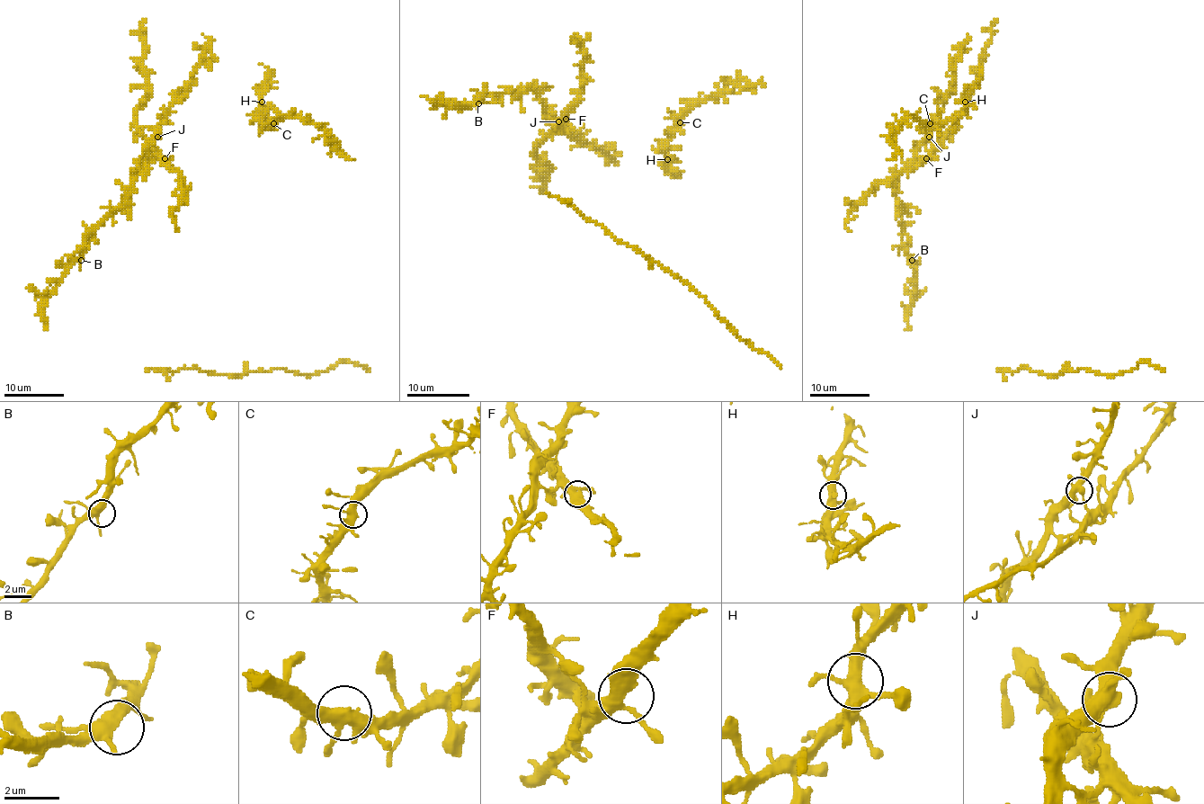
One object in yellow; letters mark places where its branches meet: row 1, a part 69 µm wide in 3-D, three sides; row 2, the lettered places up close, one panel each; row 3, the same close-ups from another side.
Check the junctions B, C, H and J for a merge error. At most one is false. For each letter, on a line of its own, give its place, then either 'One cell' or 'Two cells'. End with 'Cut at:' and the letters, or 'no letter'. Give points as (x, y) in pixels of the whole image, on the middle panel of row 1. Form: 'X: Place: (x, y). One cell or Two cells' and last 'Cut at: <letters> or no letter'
B: Place: (478, 103). One cell
C: Place: (680, 122). One cell
H: Place: (667, 159). One cell
J: Place: (558, 121). One cell
Cut at: no letter

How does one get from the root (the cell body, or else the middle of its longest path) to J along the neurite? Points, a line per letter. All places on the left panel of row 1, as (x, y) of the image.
J: (77, 257), (85, 237), (122, 202), (126, 190), (144, 165), (144, 149), (156, 137)

